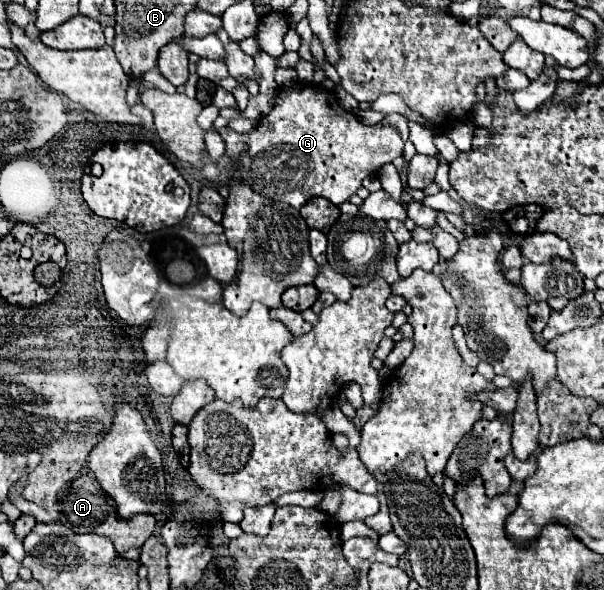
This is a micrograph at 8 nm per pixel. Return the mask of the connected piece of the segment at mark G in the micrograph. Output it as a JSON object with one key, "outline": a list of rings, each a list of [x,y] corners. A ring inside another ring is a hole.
{"outline":[[[310,83],[282,87],[272,111],[258,121],[258,125],[254,127],[252,133],[238,135],[238,133],[230,131],[228,127],[224,127],[220,131],[220,135],[226,143],[224,155],[218,161],[214,161],[206,155],[202,165],[198,167],[198,173],[208,183],[212,183],[216,189],[222,189],[222,187],[230,187],[232,171],[234,171],[234,175],[242,183],[250,185],[256,193],[266,195],[268,199],[284,201],[284,203],[292,205],[294,209],[302,209],[306,205],[306,201],[310,201],[316,195],[326,197],[334,205],[342,205],[344,201],[348,201],[352,195],[358,193],[358,189],[362,187],[362,181],[372,171],[378,171],[380,165],[390,163],[396,157],[400,157],[402,147],[404,147],[404,141],[400,139],[400,133],[394,127],[388,127],[382,123],[362,125],[354,113],[344,111],[338,105],[334,91],[324,91],[318,85],[312,87]]]}

